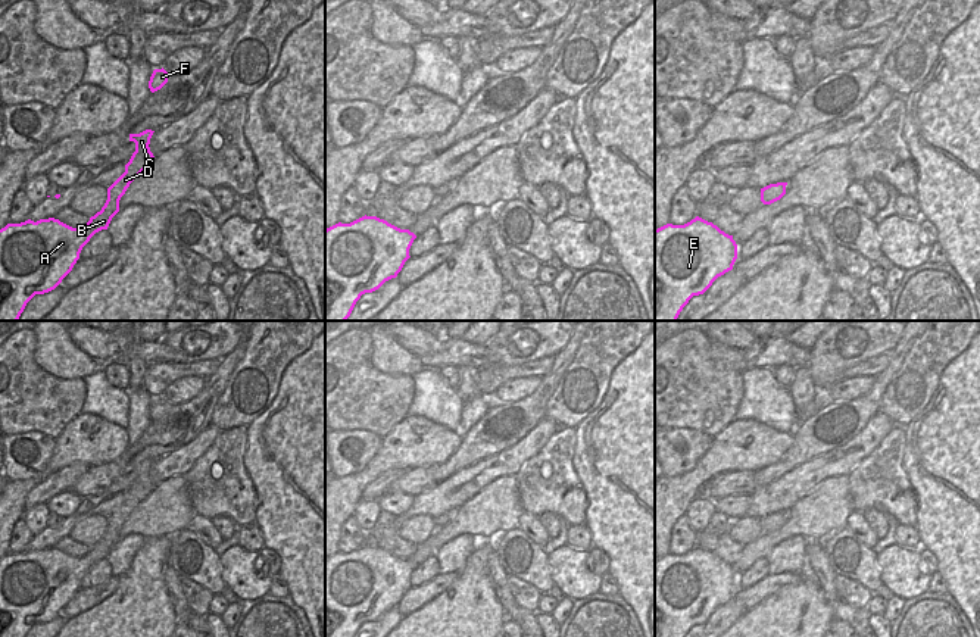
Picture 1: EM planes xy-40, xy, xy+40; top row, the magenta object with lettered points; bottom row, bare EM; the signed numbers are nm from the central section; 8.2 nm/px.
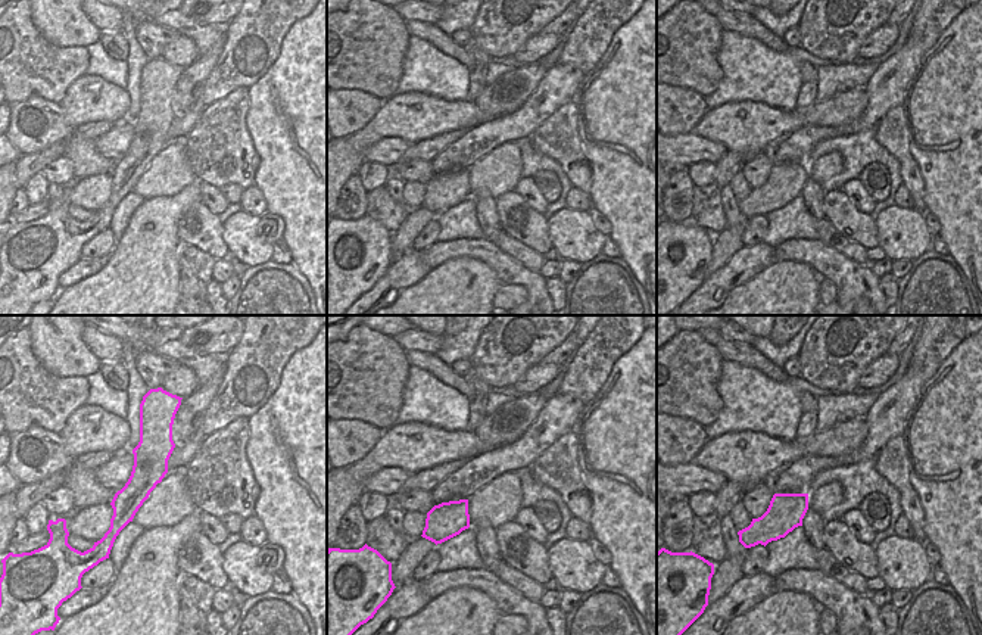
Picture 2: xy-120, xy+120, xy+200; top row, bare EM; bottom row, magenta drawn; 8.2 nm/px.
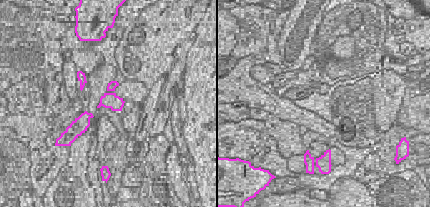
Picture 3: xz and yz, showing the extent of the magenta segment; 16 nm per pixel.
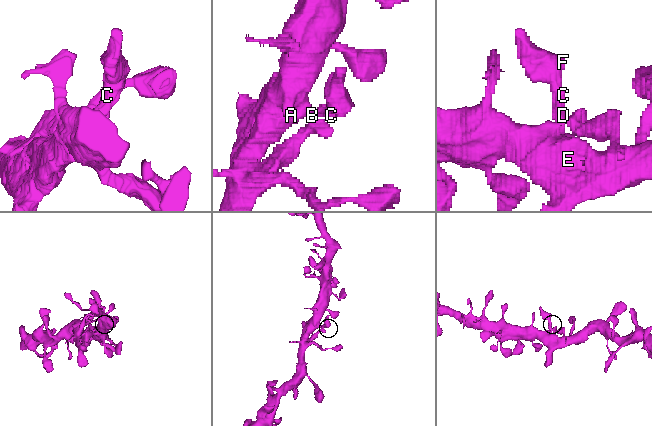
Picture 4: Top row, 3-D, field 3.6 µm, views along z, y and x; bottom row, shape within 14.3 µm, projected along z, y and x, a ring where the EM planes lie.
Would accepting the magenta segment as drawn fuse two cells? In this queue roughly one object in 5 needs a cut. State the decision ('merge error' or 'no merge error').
no merge error

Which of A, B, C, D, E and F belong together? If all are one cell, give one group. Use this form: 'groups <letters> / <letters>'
groups A B C D E F

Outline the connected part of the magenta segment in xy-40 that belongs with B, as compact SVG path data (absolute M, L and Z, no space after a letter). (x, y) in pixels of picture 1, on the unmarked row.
M153 462L129 463L135 481L125 502L107 518L102 540L82 558L49 547L0 559L0 637L25 637L35 624L54 619L72 600L82 577L96 562L107 559L119 541L119 530L129 513L155 490L149 477Z

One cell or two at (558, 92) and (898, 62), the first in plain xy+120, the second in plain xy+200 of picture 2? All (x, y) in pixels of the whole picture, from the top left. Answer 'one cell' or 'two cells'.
one cell

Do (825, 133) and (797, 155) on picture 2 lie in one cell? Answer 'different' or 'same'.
same

